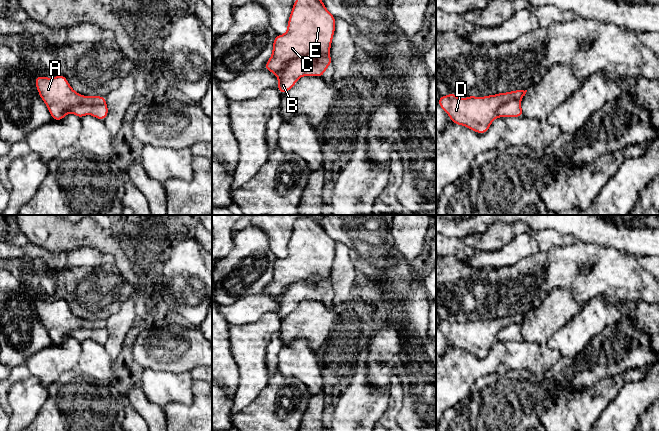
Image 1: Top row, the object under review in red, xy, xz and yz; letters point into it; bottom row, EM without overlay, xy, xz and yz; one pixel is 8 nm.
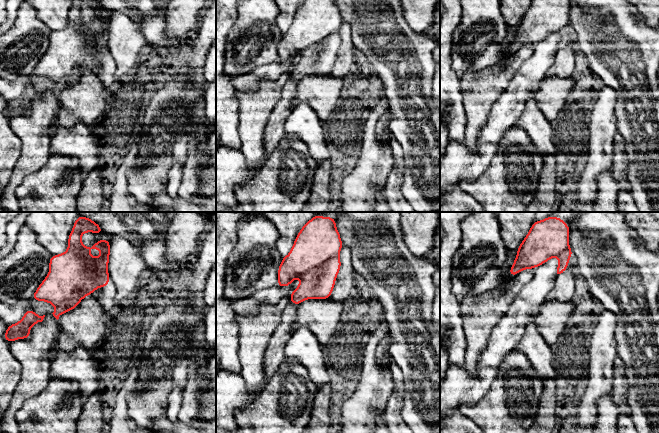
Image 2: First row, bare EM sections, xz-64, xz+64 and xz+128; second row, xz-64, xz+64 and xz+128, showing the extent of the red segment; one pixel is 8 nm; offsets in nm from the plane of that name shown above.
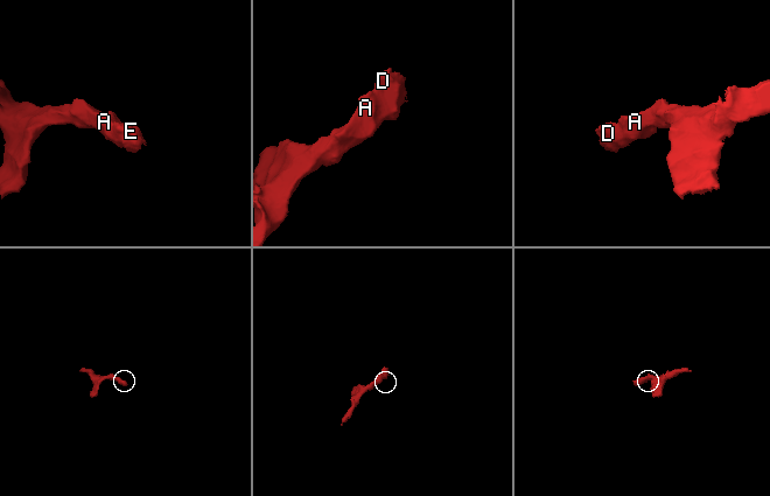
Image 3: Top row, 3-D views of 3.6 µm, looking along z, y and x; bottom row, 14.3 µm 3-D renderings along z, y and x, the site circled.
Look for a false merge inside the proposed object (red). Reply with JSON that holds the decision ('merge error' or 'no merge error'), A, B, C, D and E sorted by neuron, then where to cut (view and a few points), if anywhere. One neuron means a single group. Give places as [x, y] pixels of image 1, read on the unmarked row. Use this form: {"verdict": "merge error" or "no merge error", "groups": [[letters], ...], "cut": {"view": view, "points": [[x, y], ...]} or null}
{"verdict": "merge error", "groups": [["A", "C", "D", "E"], ["B"]], "cut": {"view": "xz", "points": [[329, 275], [318, 282], [294, 282], [277, 299]]}}

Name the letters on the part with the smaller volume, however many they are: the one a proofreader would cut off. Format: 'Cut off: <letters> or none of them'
Cut off: B

